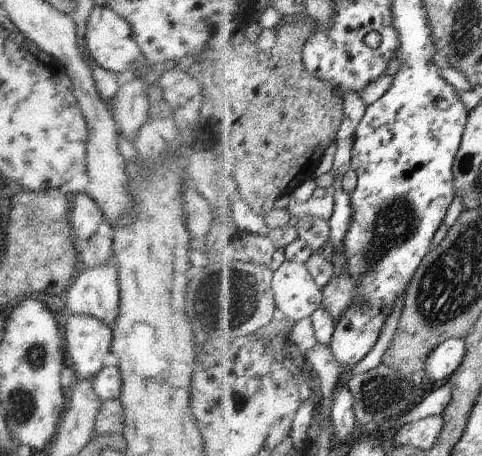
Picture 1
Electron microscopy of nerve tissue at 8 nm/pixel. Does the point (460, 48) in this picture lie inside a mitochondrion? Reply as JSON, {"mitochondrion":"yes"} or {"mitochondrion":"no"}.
{"mitochondrion":"yes"}

